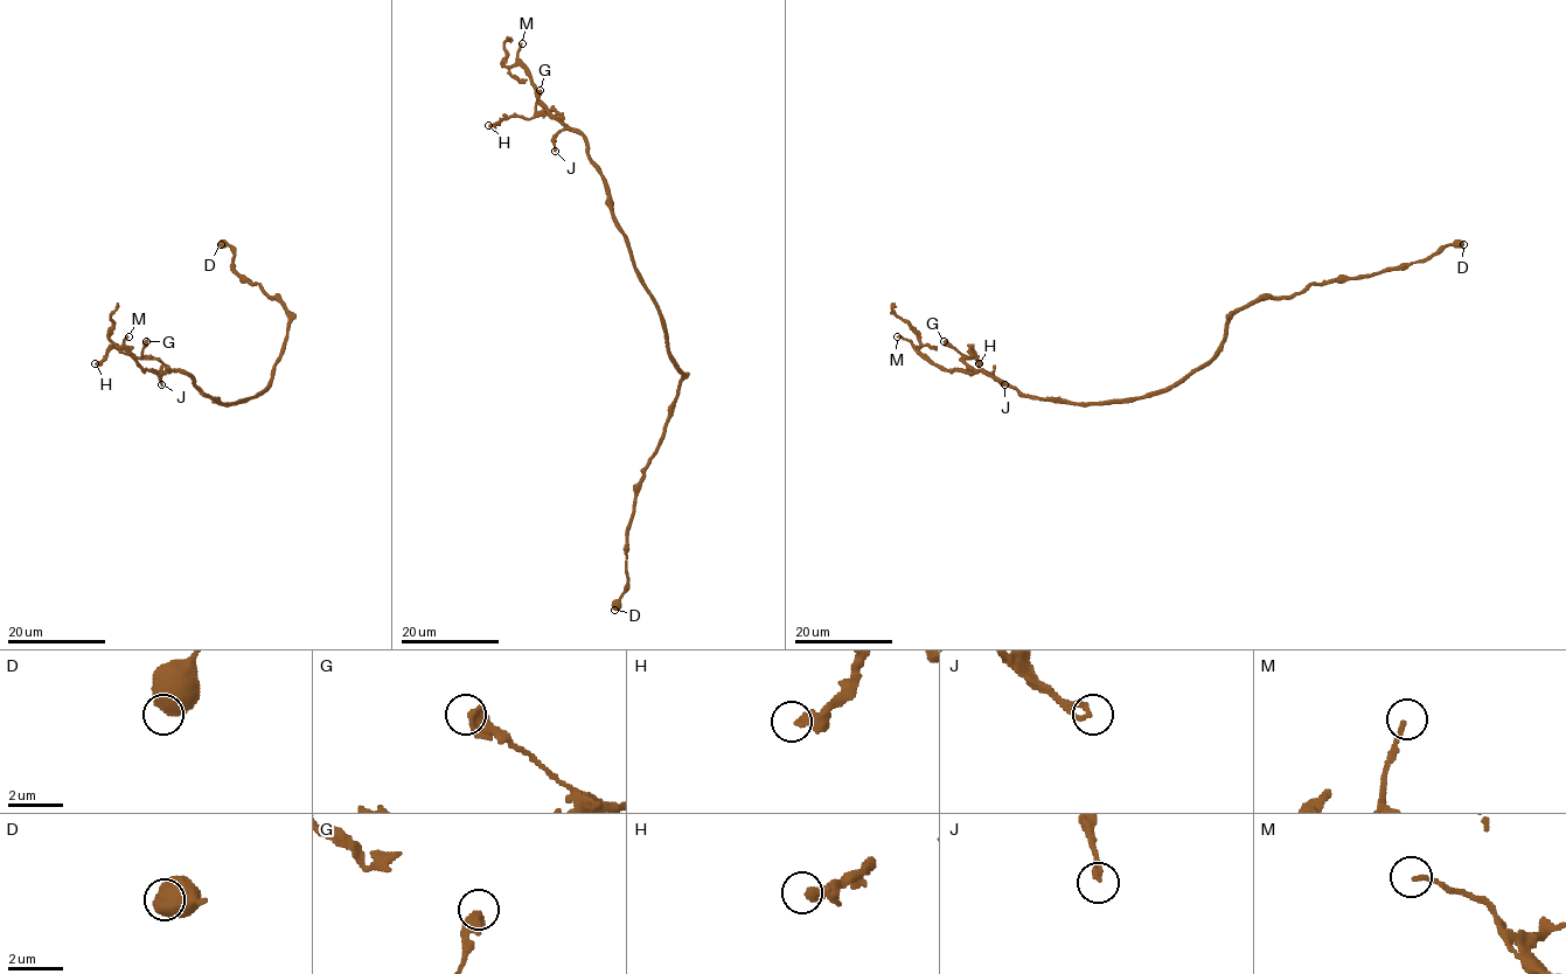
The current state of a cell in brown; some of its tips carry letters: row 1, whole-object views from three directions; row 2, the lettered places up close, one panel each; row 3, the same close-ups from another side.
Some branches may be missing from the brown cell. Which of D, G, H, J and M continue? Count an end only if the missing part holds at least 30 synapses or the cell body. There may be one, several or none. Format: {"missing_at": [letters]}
{"missing_at": ["J"]}

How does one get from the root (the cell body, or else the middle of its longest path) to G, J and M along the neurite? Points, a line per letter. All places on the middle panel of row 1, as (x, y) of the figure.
G: (659, 308), (635, 265), (614, 215), (607, 185), (587, 154), (585, 139), (554, 111), (535, 110), (540, 90)
J: (659, 308), (635, 265), (614, 215), (607, 185), (587, 154), (585, 139), (562, 129), (554, 139), (555, 151)
M: (659, 308), (585, 139), (538, 99), (517, 58), (522, 43)

